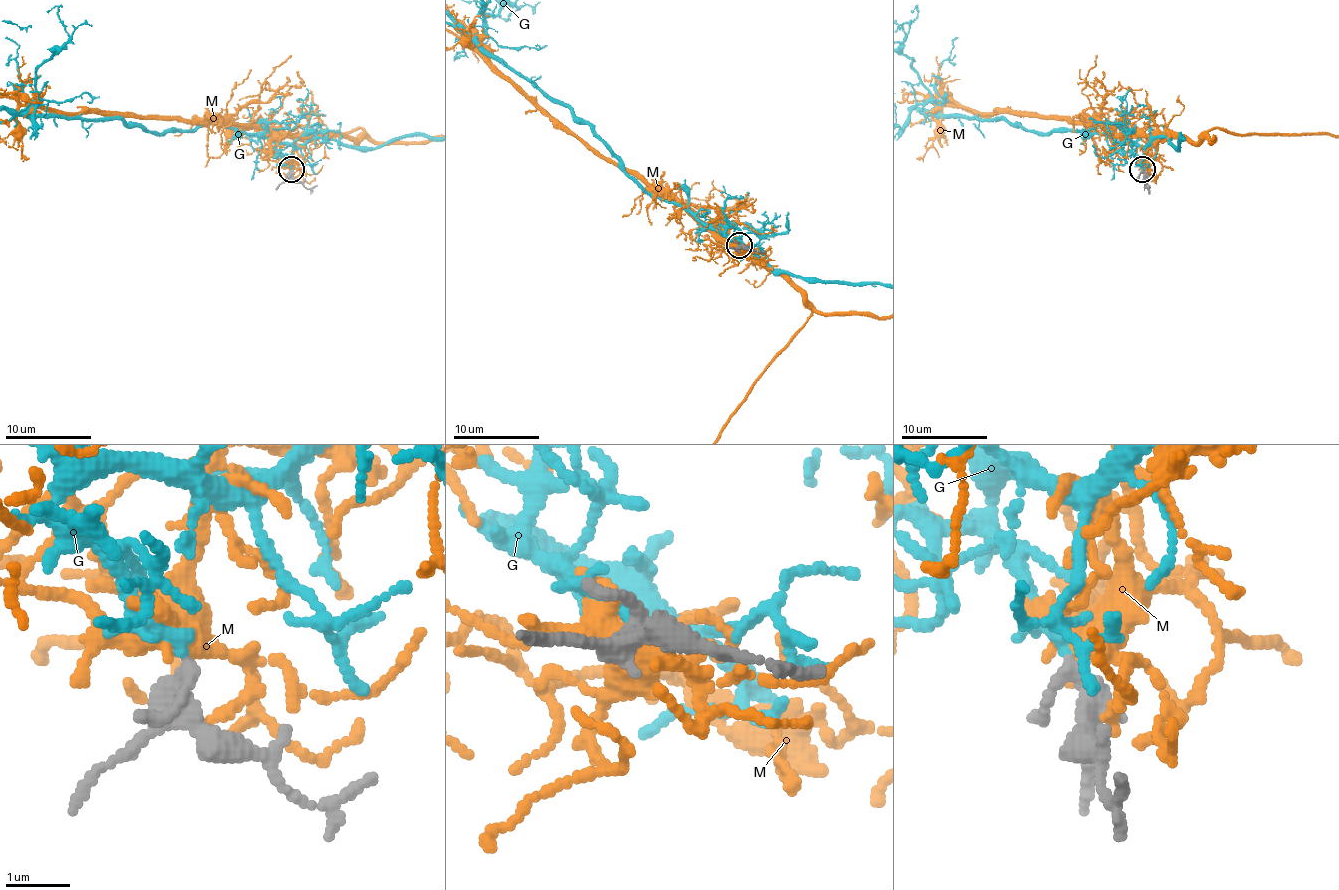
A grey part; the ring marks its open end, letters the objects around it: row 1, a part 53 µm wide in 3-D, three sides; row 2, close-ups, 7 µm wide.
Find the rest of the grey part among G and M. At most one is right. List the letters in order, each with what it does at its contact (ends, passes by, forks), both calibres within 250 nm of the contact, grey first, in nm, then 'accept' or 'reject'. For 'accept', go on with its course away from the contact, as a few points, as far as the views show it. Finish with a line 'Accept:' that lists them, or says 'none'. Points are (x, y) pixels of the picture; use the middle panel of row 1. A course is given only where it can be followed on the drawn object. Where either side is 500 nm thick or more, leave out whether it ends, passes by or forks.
G: it passes by | 240/160 nm | accept
M: it forks | 240/440 nm | reject
Accept: G

